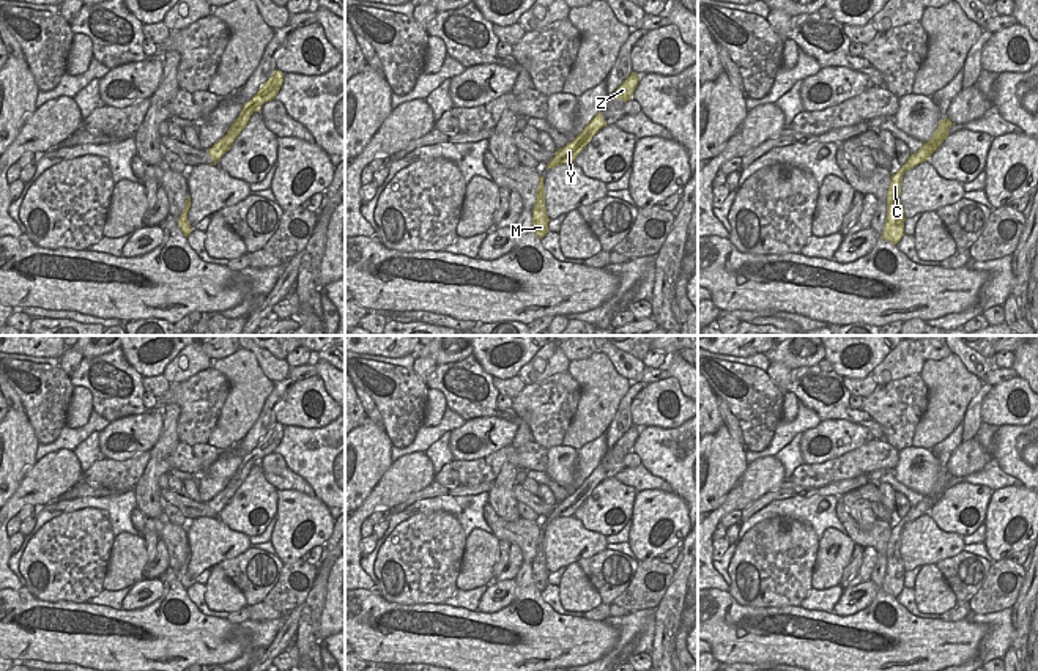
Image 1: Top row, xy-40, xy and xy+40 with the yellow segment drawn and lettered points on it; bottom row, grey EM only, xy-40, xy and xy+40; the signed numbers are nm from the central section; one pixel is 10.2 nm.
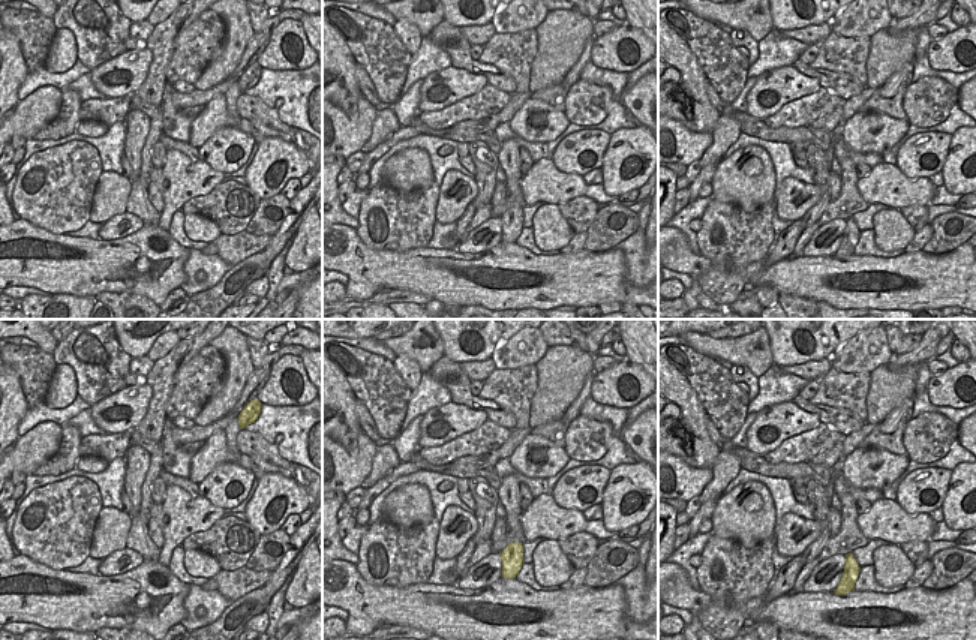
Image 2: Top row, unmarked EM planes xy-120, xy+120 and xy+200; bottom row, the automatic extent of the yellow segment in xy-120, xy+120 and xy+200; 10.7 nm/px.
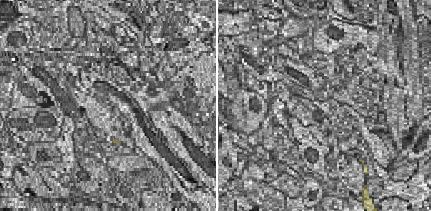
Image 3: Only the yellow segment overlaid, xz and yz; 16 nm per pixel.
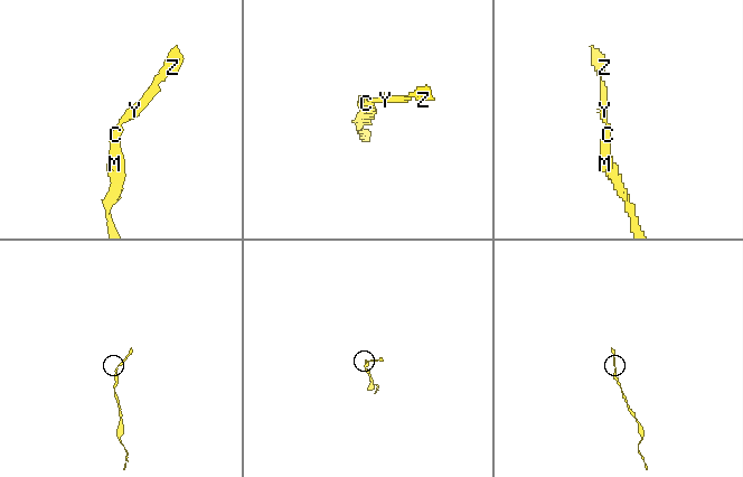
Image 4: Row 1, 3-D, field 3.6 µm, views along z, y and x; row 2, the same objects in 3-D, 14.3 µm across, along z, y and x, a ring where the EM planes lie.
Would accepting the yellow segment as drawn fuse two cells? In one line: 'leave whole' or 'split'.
leave whole

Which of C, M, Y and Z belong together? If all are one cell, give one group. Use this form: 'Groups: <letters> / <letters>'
Groups: C M Y Z

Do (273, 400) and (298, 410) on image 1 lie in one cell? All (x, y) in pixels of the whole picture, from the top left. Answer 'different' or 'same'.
different

